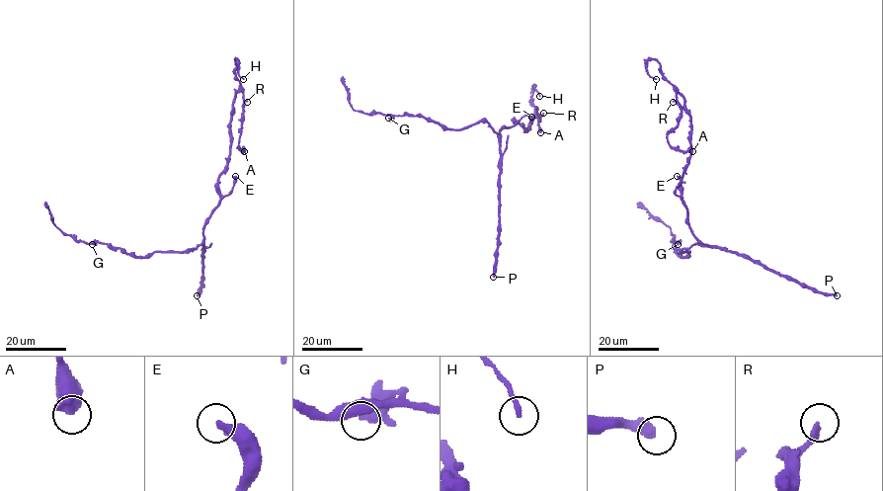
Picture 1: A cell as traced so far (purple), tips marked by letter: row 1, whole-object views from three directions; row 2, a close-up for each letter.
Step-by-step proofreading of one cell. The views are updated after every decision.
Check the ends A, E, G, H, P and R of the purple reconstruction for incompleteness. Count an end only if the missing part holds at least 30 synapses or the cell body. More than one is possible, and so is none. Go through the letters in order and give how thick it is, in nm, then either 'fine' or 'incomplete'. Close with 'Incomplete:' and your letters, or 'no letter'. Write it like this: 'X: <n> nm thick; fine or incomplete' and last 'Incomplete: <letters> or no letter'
A: 750 nm thick; fine
E: 240 nm thick; fine
G: 320 nm thick; fine
H: 170 nm thick; fine
P: 440 nm thick; fine
R: 280 nm thick; fine
Incomplete: no letter

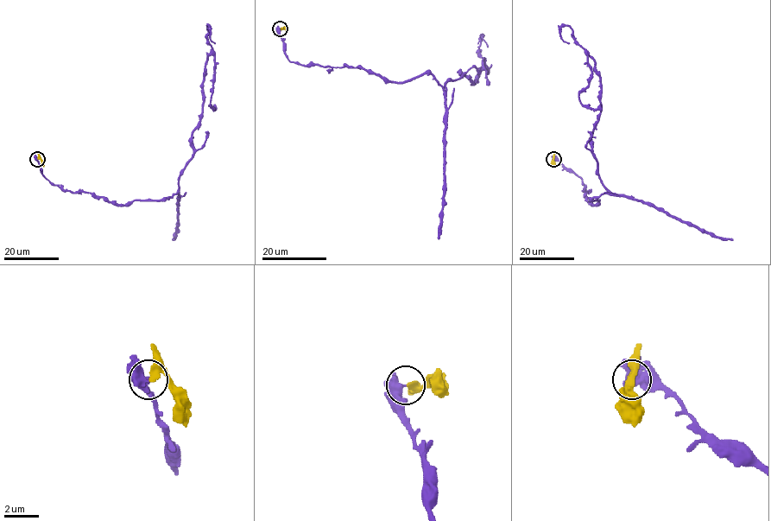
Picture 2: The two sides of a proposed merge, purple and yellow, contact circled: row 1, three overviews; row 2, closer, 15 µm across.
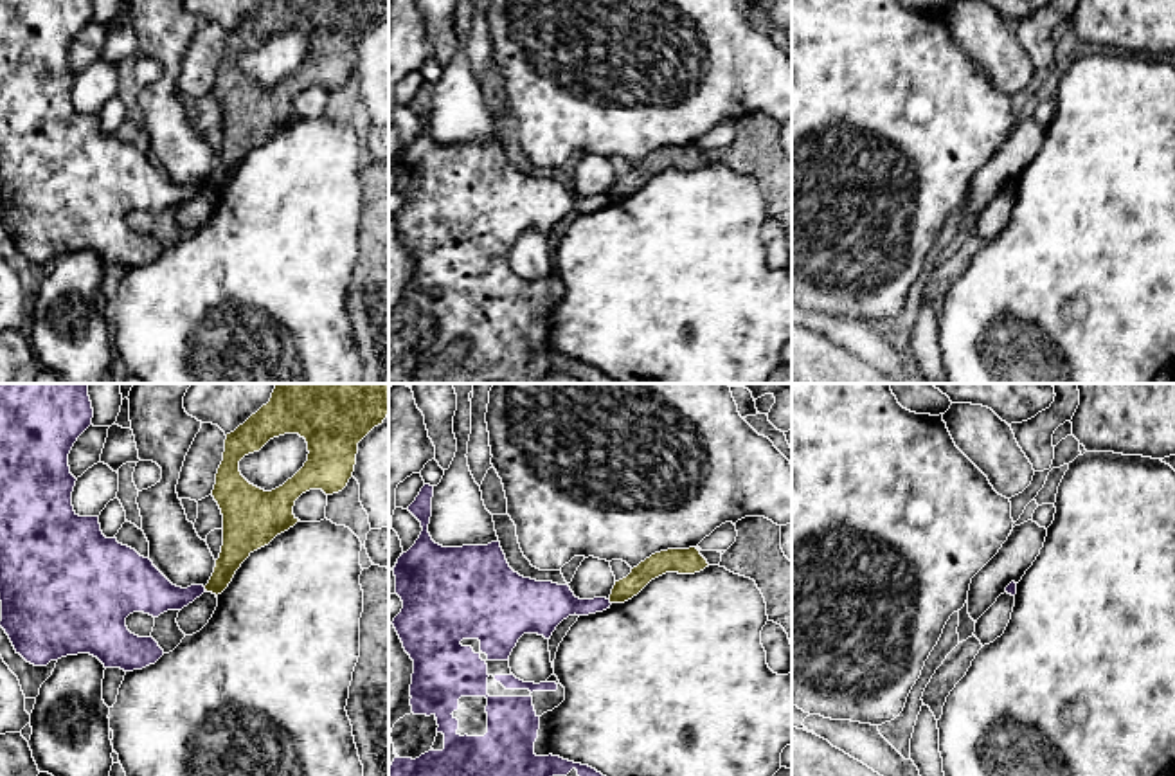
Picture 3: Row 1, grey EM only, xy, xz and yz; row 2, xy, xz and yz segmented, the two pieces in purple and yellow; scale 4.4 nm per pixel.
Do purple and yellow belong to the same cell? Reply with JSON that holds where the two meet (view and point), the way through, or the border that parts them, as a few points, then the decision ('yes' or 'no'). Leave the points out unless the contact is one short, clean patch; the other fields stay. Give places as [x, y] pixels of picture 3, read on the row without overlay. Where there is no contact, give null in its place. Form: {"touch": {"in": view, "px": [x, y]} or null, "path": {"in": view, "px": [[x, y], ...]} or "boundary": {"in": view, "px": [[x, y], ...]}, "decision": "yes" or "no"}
{"touch": {"in": "xz", "px": [609, 198]}, "boundary": {"in": "xz", "px": [[609, 195], [610, 200]]}, "decision": "no"}

